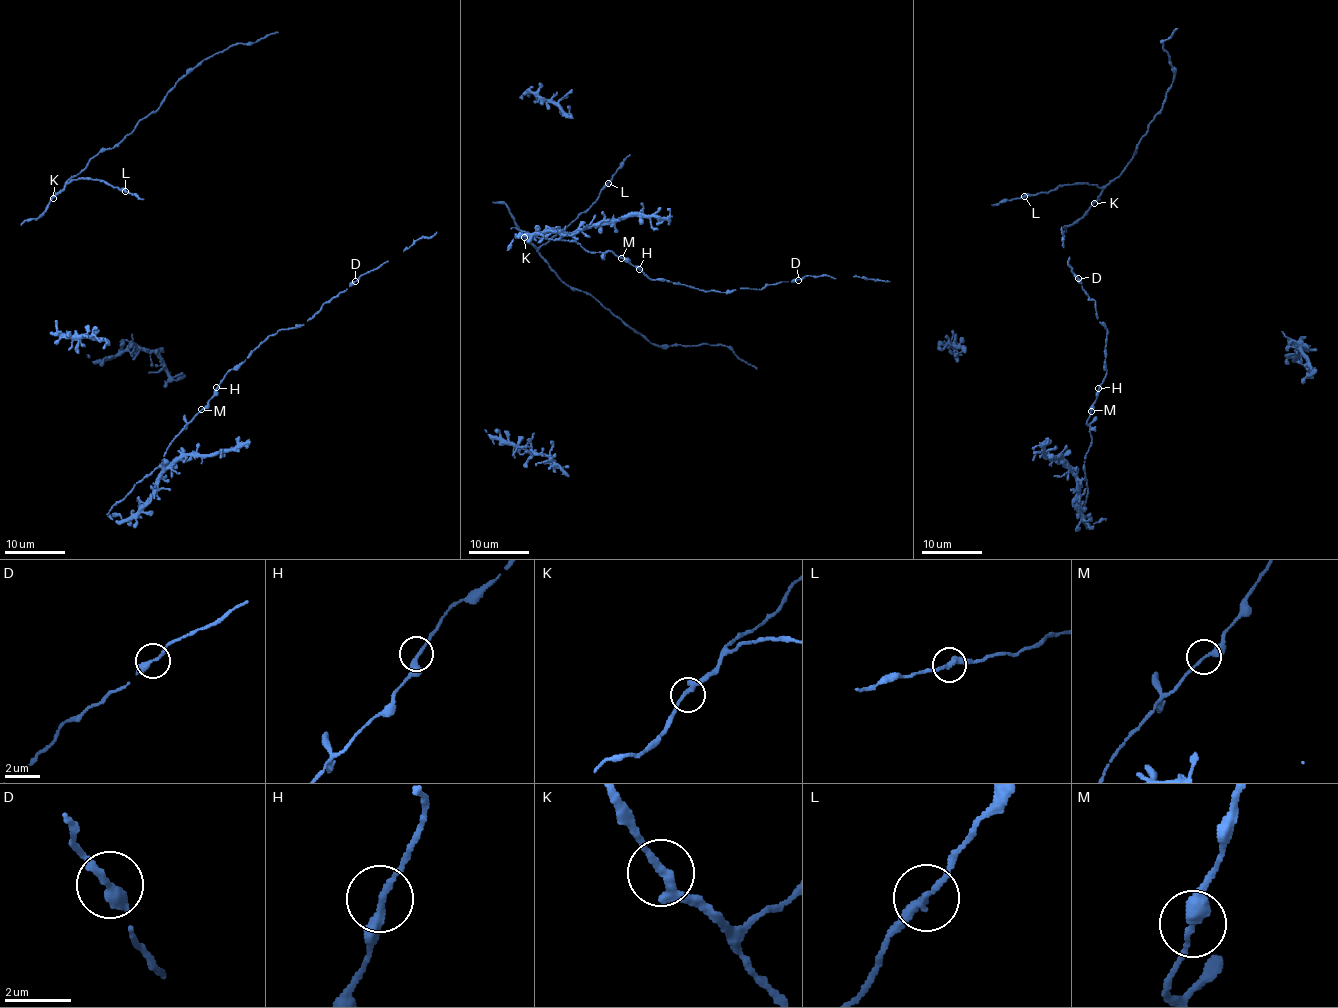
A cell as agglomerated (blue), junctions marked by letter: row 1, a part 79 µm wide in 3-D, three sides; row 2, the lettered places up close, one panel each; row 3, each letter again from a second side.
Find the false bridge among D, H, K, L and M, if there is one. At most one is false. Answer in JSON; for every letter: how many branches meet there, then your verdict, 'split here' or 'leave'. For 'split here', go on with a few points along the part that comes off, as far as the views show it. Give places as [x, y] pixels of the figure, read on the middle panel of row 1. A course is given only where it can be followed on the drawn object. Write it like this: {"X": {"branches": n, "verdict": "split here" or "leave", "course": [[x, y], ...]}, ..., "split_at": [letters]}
{"D": {"branches": 2, "verdict": "leave"}, "H": {"branches": 2, "verdict": "leave"}, "K": {"branches": 2, "verdict": "leave"}, "L": {"branches": 2, "verdict": "leave"}, "M": {"branches": 2, "verdict": "leave"}, "split_at": []}

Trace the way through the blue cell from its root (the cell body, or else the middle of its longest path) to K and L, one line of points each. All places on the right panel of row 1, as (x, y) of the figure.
K: (1004, 202), (1082, 183), (1095, 185), (1101, 189), (1094, 203)
L: (1004, 202), (1024, 196)

